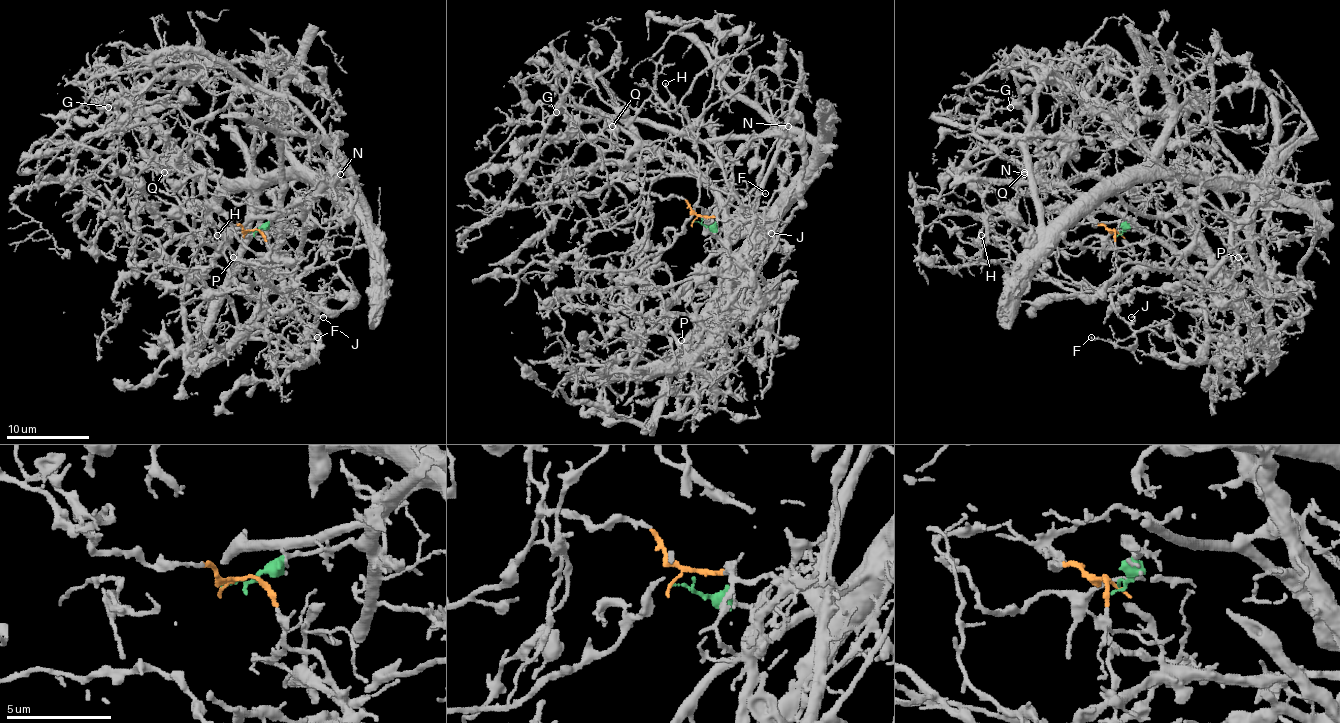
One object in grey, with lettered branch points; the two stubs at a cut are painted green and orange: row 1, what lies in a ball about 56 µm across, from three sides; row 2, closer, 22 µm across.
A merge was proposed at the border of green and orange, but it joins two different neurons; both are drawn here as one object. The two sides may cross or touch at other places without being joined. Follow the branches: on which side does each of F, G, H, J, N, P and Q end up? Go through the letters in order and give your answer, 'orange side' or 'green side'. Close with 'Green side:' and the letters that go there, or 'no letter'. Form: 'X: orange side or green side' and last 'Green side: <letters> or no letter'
F: orange side
G: green side
H: orange side
J: orange side
N: green side
P: green side
Q: green side
Green side: G, N, P, Q

